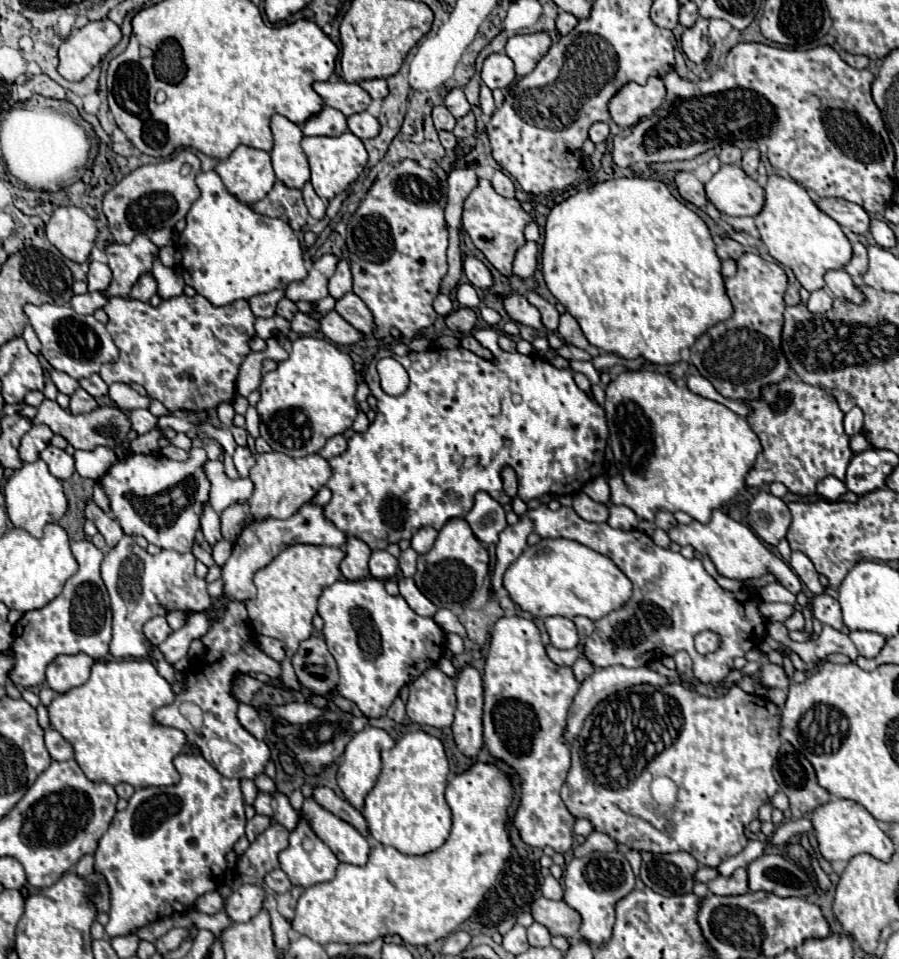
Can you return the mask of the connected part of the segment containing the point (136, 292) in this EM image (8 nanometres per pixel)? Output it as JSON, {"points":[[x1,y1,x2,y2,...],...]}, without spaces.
{"points":[[145,272,139,282,131,288,129,298,137,298,141,302,149,302,149,298,157,292,157,280,153,276,153,272]]}

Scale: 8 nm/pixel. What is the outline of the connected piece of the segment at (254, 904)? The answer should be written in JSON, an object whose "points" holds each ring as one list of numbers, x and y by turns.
{"points":[[241,884,239,888,233,890,233,894,227,900,227,914,233,922,247,922,255,914,259,914,263,902,265,902,265,892,261,886]]}

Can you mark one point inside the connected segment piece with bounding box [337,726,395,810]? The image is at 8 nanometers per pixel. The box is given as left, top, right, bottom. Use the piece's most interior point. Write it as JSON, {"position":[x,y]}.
{"position":[361,764]}

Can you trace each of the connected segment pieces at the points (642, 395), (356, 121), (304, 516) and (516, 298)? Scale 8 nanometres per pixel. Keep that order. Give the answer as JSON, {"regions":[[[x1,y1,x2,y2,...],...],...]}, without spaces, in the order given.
{"regions":[[[625,370,607,384,605,392,607,402,603,408,607,412,609,442,623,478,623,488,615,488,619,494,611,494,613,504,631,508,643,520,653,520,657,510,683,510,705,524,711,510,721,508,745,486,745,474,761,452,759,438,745,418,719,402,693,394,689,388,679,388,667,374,651,370]],[[359,112,359,114,349,116,347,124,349,124,349,130,361,140,367,140,379,134,379,122,369,112]],[[305,504,303,508,299,508,299,512,295,512,295,516,291,516,287,520,273,520,273,518,269,518,269,520,263,520,263,522,249,524,241,532,241,536,237,538,237,542,233,546,233,554,231,554,231,558,223,566,221,578,225,580,225,594,227,594,227,598,235,598,235,600,241,600,241,602,253,598,255,596,253,574,257,570,261,570,263,566,267,566,281,550,285,550,287,546,291,546,295,542,339,546,341,548,345,544,345,534,341,530,337,530,333,522,325,520,321,506,313,506,313,504]],[[519,294,503,296,503,308,509,314,509,318,519,322,519,324,525,324,525,326,531,326,531,328,541,328,543,326,539,310,535,306,531,306,525,300,525,296,519,296]]]}

